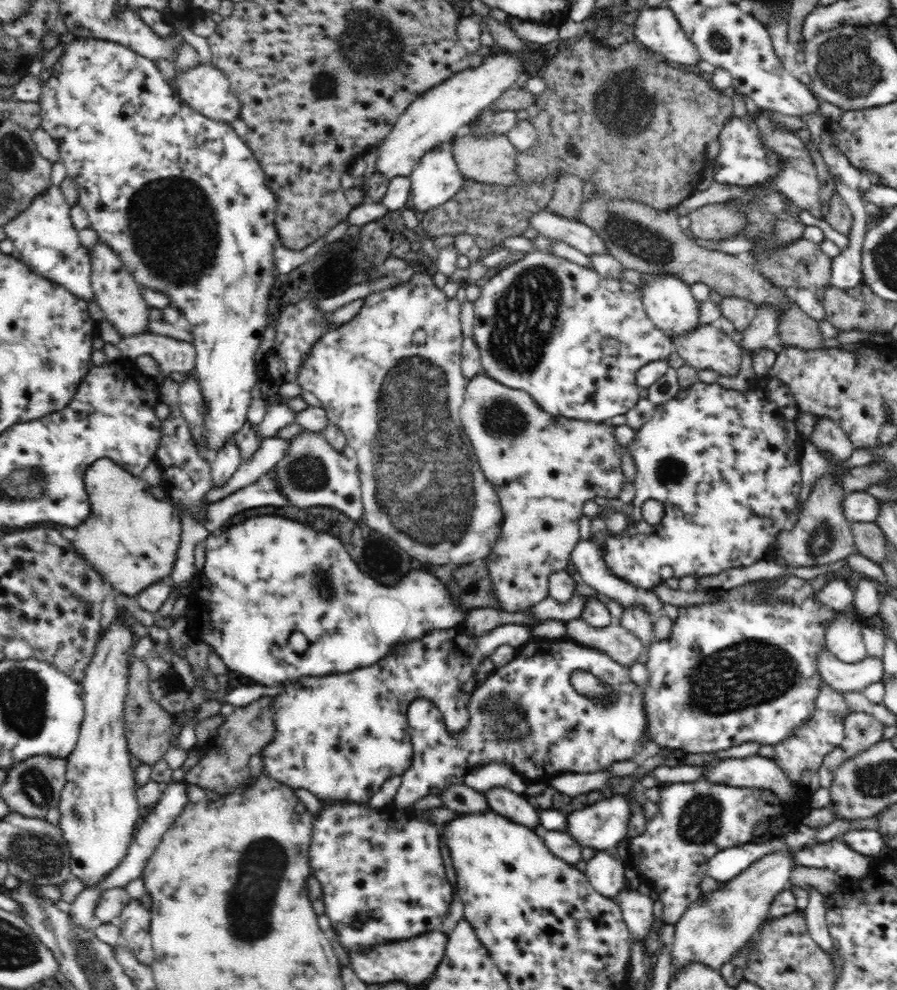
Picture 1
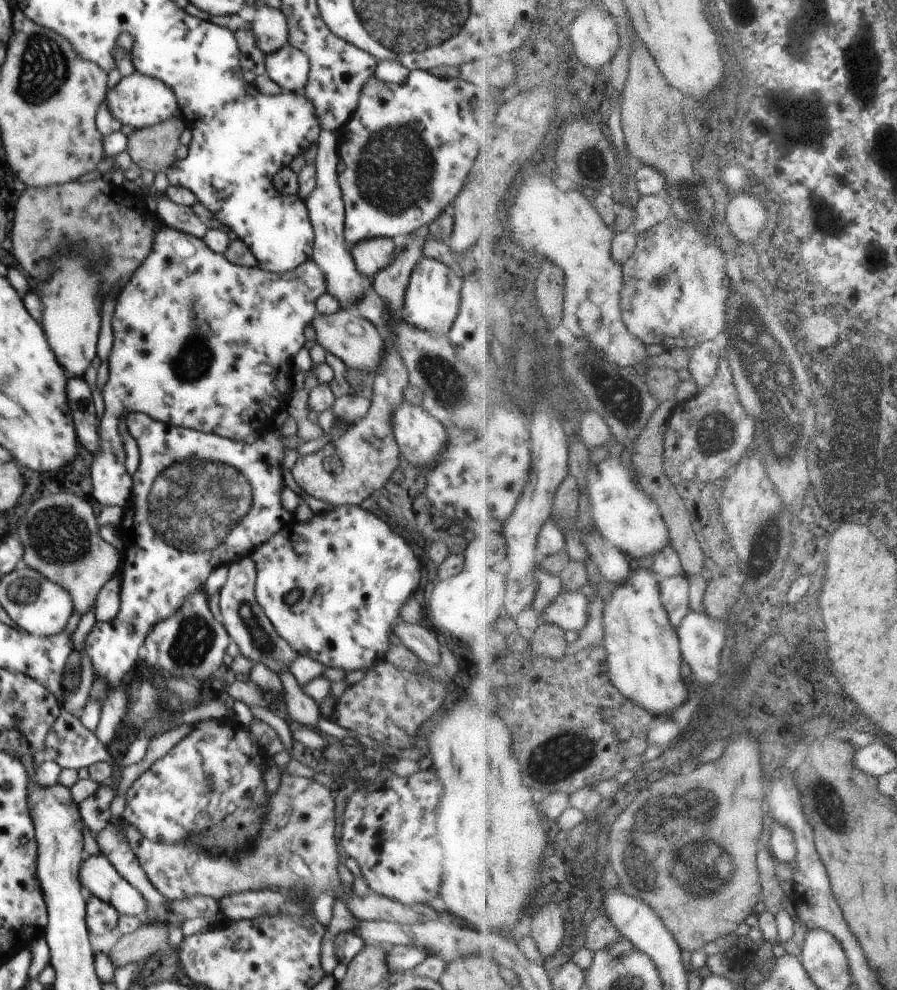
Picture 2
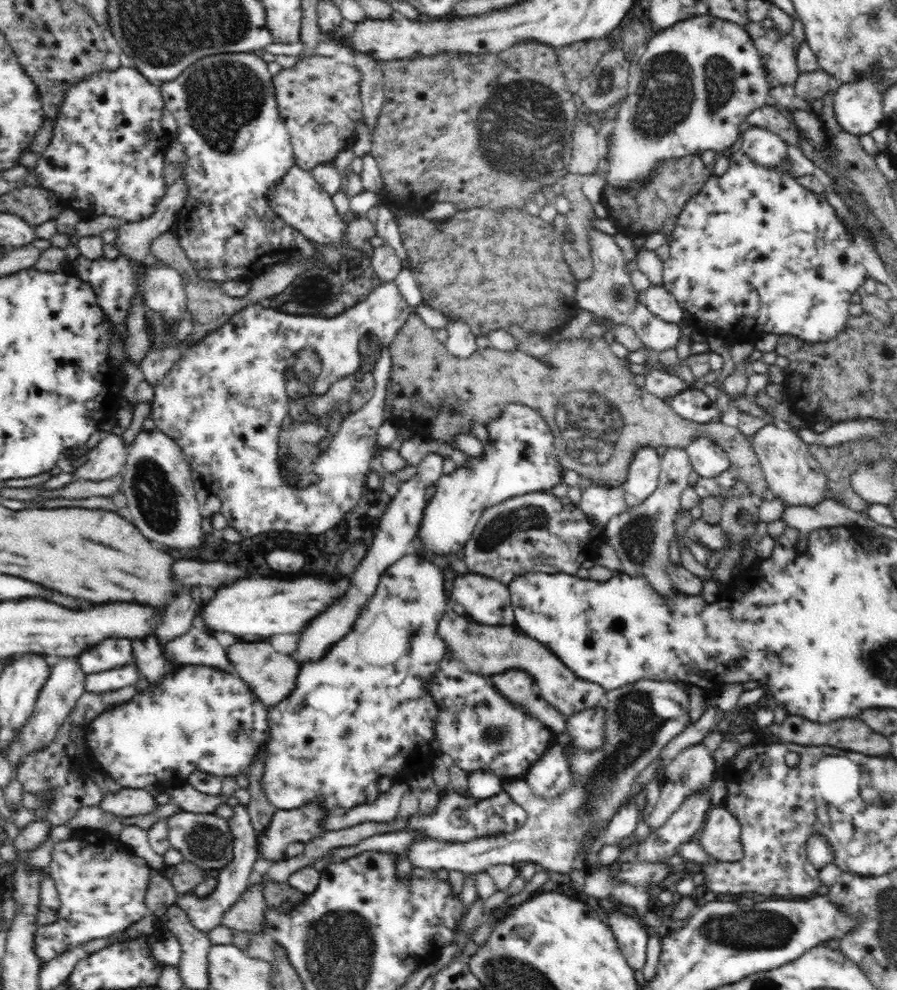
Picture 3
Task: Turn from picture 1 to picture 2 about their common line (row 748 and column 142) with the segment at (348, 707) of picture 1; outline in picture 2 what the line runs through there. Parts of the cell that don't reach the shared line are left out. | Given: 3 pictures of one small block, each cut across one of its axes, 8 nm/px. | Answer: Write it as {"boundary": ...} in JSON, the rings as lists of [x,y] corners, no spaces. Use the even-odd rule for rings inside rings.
{"boundary":[[[158,221],[155,226],[155,241],[152,250],[144,259],[144,262],[133,272],[130,280],[120,290],[111,320],[114,341],[108,357],[108,380],[101,392],[105,404],[105,411],[100,418],[101,423],[99,424],[101,450],[98,453],[92,453],[93,462],[90,472],[94,498],[103,507],[120,506],[122,508],[122,506],[126,506],[126,502],[128,502],[128,498],[132,494],[133,480],[124,466],[126,454],[122,437],[118,431],[120,416],[123,412],[146,413],[154,420],[162,421],[163,423],[170,423],[177,427],[194,429],[195,431],[205,433],[214,433],[220,437],[240,442],[244,442],[254,432],[262,435],[274,432],[277,429],[274,423],[274,416],[278,412],[287,410],[291,394],[294,392],[291,388],[291,378],[295,374],[293,358],[306,344],[307,339],[304,337],[304,328],[318,314],[317,306],[315,305],[317,298],[326,292],[324,273],[312,259],[291,271],[283,273],[268,272],[258,266],[242,267],[241,265],[232,264],[224,255],[210,250],[206,243],[197,236],[186,234]]]}

